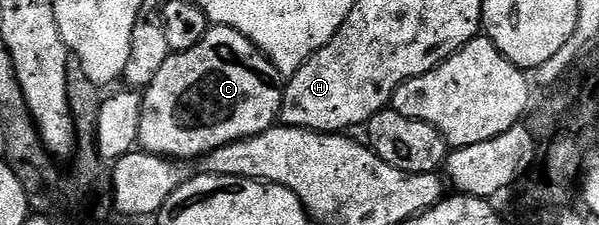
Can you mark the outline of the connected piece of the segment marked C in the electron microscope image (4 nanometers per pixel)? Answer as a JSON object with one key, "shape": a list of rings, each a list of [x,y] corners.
{"shape":[[[210,26],[207,37],[203,37],[203,41],[199,41],[199,45],[195,45],[195,49],[170,53],[167,61],[163,61],[163,69],[159,69],[155,81],[151,81],[151,85],[144,88],[141,100],[141,120],[139,121],[140,146],[151,152],[152,155],[164,155],[166,159],[172,161],[196,161],[202,156],[210,155],[212,151],[223,145],[234,143],[240,139],[250,139],[259,133],[263,133],[268,127],[274,126],[281,114],[281,102],[284,96],[282,76],[278,75],[273,62],[246,35],[230,27]]]}

